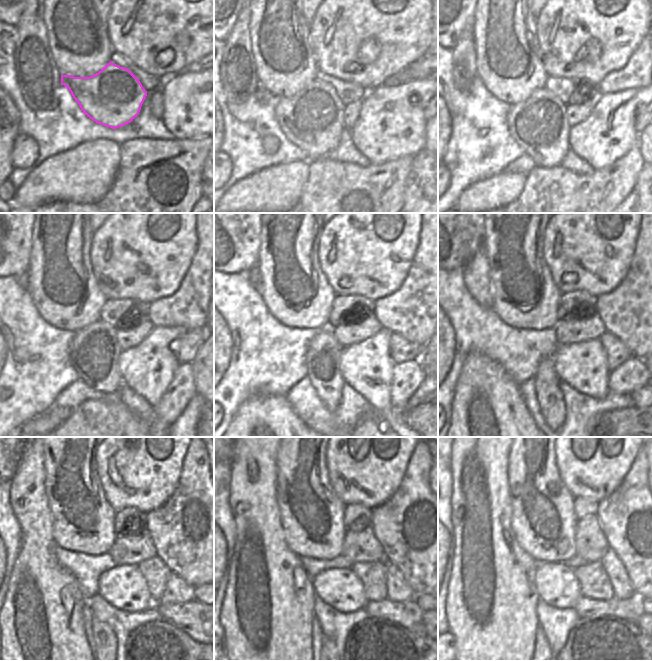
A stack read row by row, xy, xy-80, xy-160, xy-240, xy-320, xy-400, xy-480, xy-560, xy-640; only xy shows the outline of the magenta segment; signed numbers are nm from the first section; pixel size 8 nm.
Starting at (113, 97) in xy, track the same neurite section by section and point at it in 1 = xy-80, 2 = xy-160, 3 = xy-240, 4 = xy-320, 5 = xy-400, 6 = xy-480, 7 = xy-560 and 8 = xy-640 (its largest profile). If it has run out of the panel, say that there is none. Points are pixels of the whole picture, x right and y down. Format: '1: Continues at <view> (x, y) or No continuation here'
1: Continues at xy-80 (312, 119)
2: Continues at xy-160 (538, 124)
3: Continues at xy-240 (94, 352)
4: Continues at xy-320 (322, 355)
5: Continues at xy-400 (549, 396)
6: Continues at xy-480 (105, 640)
7: Continues at xy-560 (325, 640)
8: No continuation here.

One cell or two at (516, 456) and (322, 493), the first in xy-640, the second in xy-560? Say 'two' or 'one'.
one

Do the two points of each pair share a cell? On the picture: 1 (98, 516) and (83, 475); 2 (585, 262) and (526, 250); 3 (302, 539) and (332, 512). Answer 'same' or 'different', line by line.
1: same
2: different
3: same

